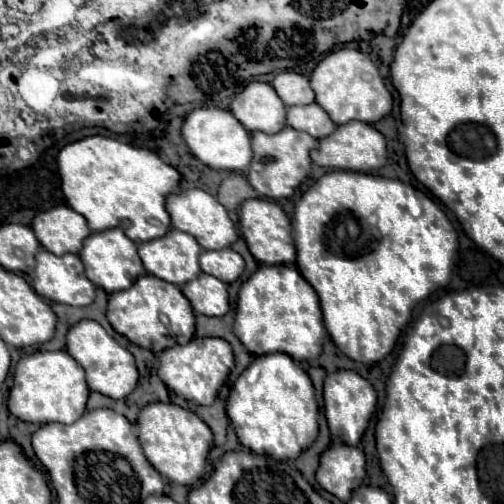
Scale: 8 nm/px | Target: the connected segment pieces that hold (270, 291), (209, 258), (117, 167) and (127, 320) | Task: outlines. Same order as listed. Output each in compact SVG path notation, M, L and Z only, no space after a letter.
M259 265L259 269L239 289L233 331L253 355L283 351L295 361L315 359L321 353L325 337L319 297L297 267Z
M229 247L217 251L201 251L199 265L207 275L215 275L217 279L223 279L223 283L233 283L245 269L243 257Z
M93 135L65 145L57 155L57 167L61 175L61 191L67 199L67 205L79 211L87 219L91 231L105 231L119 227L133 241L159 239L169 231L171 219L165 209L165 201L179 189L181 173L171 163L165 163L157 151L135 147L111 137Z
M141 275L129 289L111 293L107 319L117 333L125 335L131 343L151 349L153 353L159 353L173 345L183 345L195 333L195 315L187 297L179 291L177 285L153 275Z

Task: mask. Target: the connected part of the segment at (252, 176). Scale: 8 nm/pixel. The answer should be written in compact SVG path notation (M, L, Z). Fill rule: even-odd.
M283 127L279 133L261 133L255 131L251 133L251 145L253 145L253 159L249 165L249 173L247 173L247 181L251 183L251 187L267 197L267 199L281 199L281 197L291 197L295 193L295 189L299 187L299 183L307 177L307 173L311 171L311 149L315 147L317 139L297 131L293 127Z

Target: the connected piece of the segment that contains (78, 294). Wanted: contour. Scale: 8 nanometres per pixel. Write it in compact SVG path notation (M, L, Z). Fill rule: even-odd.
M39 249L35 255L33 287L49 301L65 305L89 305L95 299L95 285L85 277L85 267L79 255L53 255Z

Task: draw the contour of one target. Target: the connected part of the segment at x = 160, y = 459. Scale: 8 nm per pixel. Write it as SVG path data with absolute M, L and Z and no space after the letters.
M155 401L141 409L137 417L137 427L145 457L163 477L179 485L191 485L203 475L207 455L213 443L213 433L205 425L205 421L201 421L193 411L173 403Z

